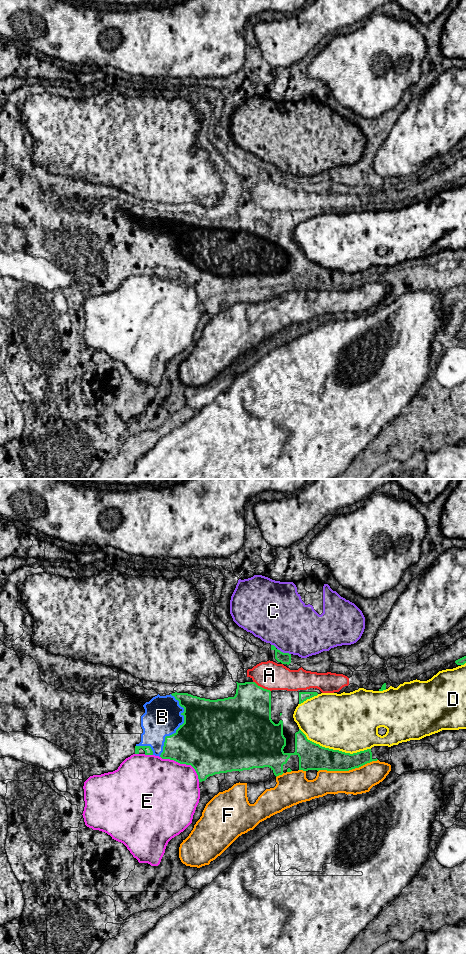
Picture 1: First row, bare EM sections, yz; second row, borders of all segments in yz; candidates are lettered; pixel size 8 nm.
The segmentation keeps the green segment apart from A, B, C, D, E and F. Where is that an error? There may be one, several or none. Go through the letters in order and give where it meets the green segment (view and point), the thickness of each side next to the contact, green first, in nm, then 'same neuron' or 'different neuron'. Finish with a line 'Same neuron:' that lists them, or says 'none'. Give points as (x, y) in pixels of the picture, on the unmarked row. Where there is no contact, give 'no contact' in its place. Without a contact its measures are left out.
A: contact yz (261, 207); calibres 360 and 220 nm; different neuron
B: contact yz (179, 247); calibres 480 and 300 nm; same neuron
C: contact yz (280, 171); calibres 100 and 440 nm; different neuron
D: contact yz (334, 270); calibres 220 and 480 nm; different neuron
E: contact yz (183, 283); calibres 460 and 480 nm; different neuron
F: contact yz (347, 290); calibres 190 and 220 nm; different neuron
Same neuron: B

